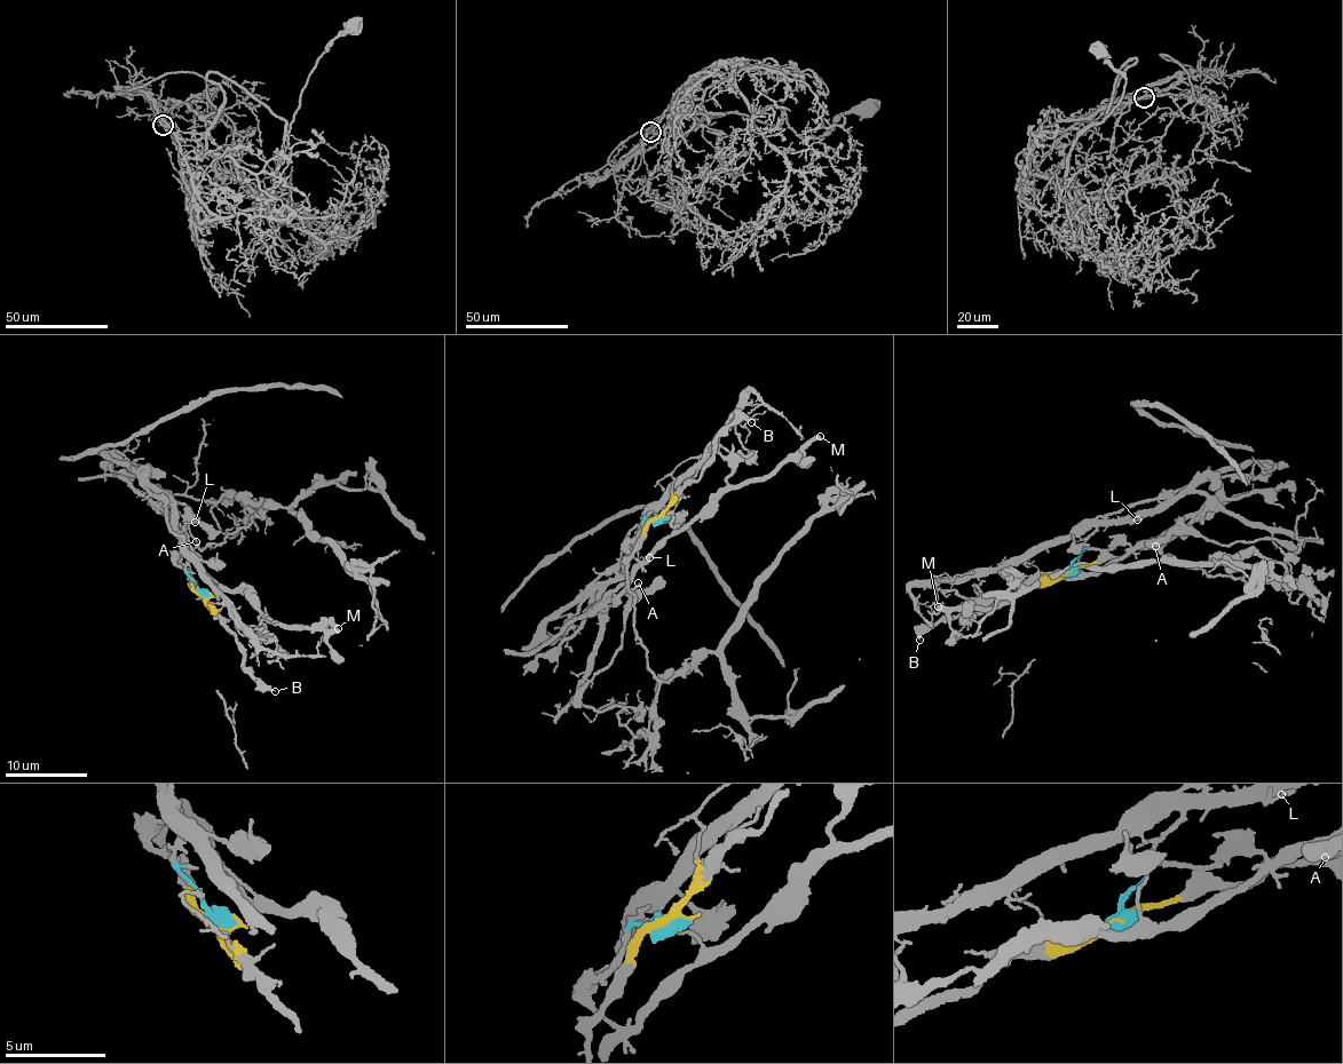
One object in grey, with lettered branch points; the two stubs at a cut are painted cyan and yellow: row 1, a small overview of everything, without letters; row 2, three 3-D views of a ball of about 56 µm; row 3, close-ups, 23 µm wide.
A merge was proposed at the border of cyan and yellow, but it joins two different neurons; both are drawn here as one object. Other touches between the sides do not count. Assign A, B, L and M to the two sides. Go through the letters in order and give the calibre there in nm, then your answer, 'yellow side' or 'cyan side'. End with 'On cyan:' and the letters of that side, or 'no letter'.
A: 120 nm | yellow side
B: 240 nm | yellow side
L: 120 nm | cyan side
M: 400 nm | cyan side
On cyan: L, M

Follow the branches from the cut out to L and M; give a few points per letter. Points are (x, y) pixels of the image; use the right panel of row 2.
L: (1069, 572), (1100, 526), (1137, 519)
M: (1069, 572), (1087, 548), (1130, 546), (1123, 555), (1092, 572), (1034, 579), (993, 610), (949, 612), (937, 606)

